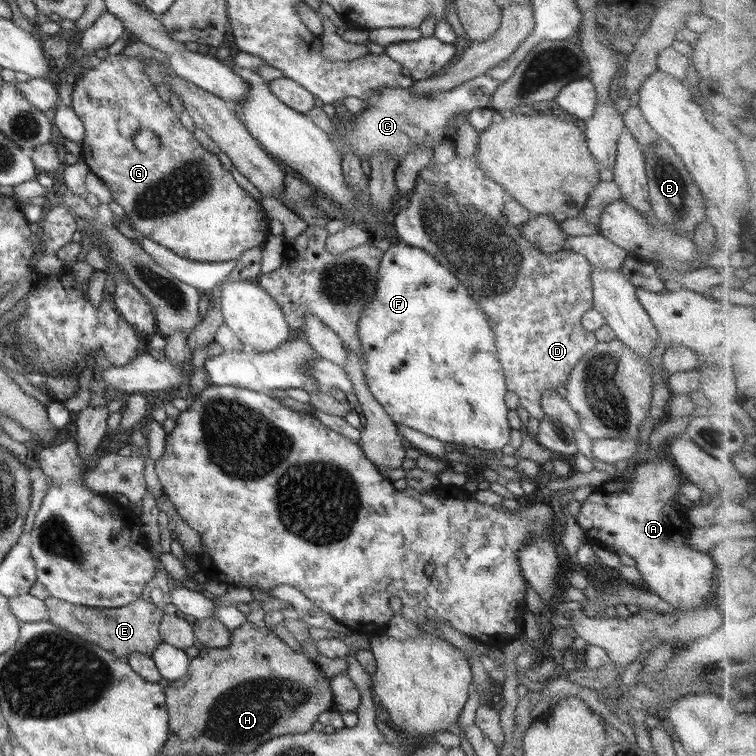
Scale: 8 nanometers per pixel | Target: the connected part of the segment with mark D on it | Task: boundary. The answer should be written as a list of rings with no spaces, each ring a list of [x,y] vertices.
[[[472,155],[466,158],[456,156],[450,164],[433,164],[435,164],[435,161],[430,162],[430,165],[420,170],[416,177],[412,194],[407,196],[409,199],[408,207],[397,208],[395,211],[394,229],[396,229],[396,234],[402,244],[422,248],[422,250],[429,252],[442,266],[449,268],[451,273],[454,272],[458,280],[464,284],[469,291],[469,296],[480,306],[480,310],[484,310],[485,316],[490,320],[492,332],[496,334],[497,357],[504,370],[507,390],[517,394],[518,398],[520,398],[520,406],[528,410],[529,416],[540,421],[545,414],[544,410],[542,410],[542,396],[555,392],[560,383],[566,384],[566,379],[568,379],[568,375],[572,372],[574,365],[578,364],[578,361],[583,358],[586,352],[594,348],[594,345],[598,342],[594,332],[588,331],[581,321],[584,314],[594,308],[592,281],[590,281],[592,280],[592,264],[585,256],[568,248],[552,254],[542,253],[536,245],[530,243],[530,241],[526,240],[526,237],[522,236],[520,229],[516,225],[506,223],[508,219],[502,213],[507,196],[506,189],[488,177],[484,173],[484,169],[480,169],[476,156]]]

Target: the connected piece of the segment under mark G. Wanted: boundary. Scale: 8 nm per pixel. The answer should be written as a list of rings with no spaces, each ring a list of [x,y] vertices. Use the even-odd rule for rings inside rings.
[[[121,53],[106,56],[73,84],[71,109],[84,123],[82,162],[108,186],[113,200],[125,210],[124,219],[134,229],[182,258],[194,262],[230,262],[249,248],[261,247],[271,233],[270,218],[260,201],[240,187],[217,156],[203,148],[194,133],[182,125],[172,106],[160,98],[155,85],[151,84],[144,65],[140,58]],[[142,127],[160,137],[158,149],[142,153],[134,147],[132,137]]]

